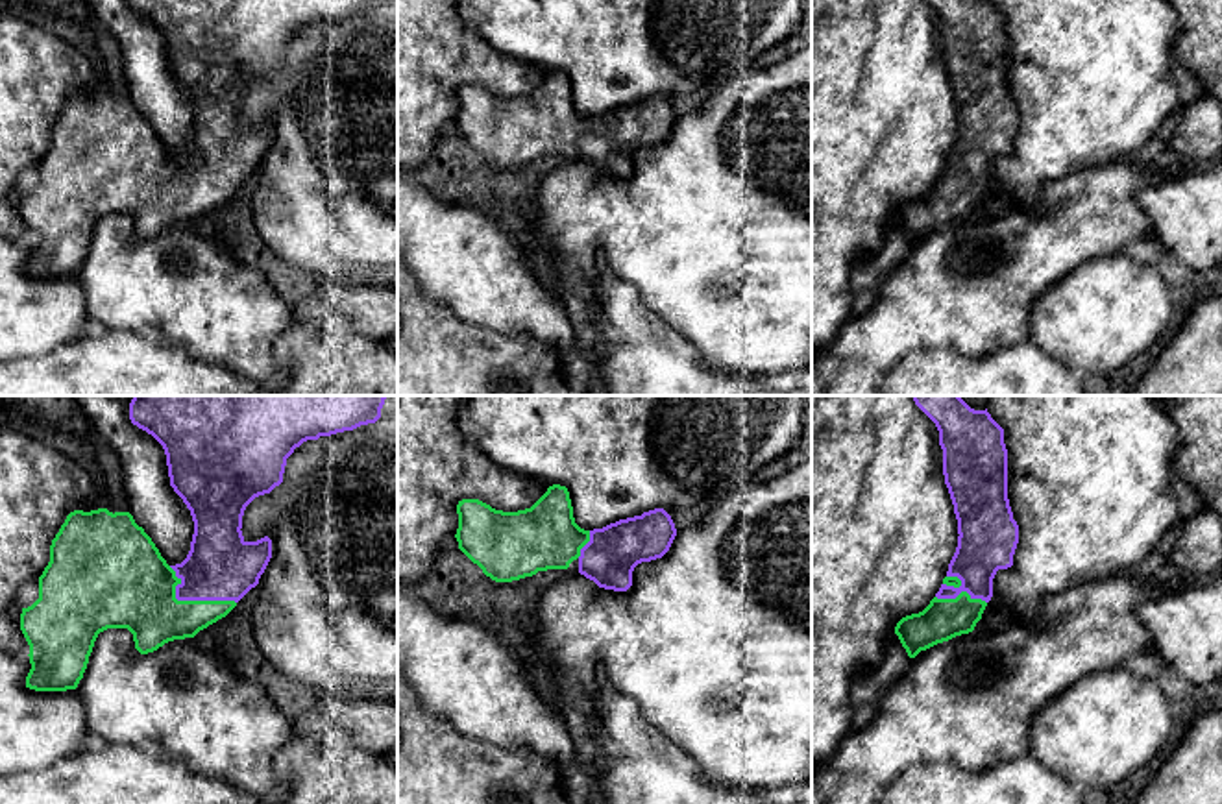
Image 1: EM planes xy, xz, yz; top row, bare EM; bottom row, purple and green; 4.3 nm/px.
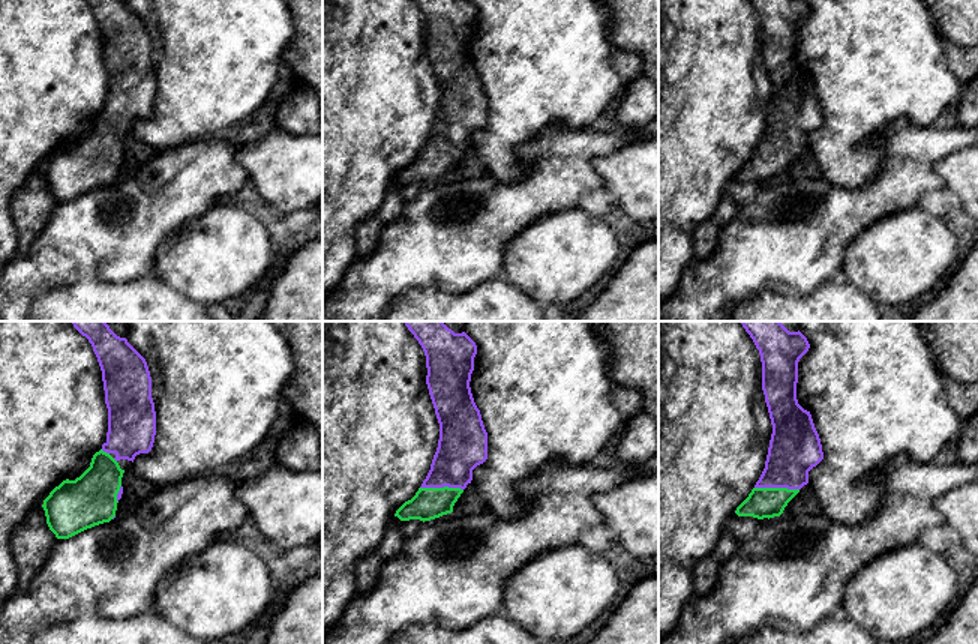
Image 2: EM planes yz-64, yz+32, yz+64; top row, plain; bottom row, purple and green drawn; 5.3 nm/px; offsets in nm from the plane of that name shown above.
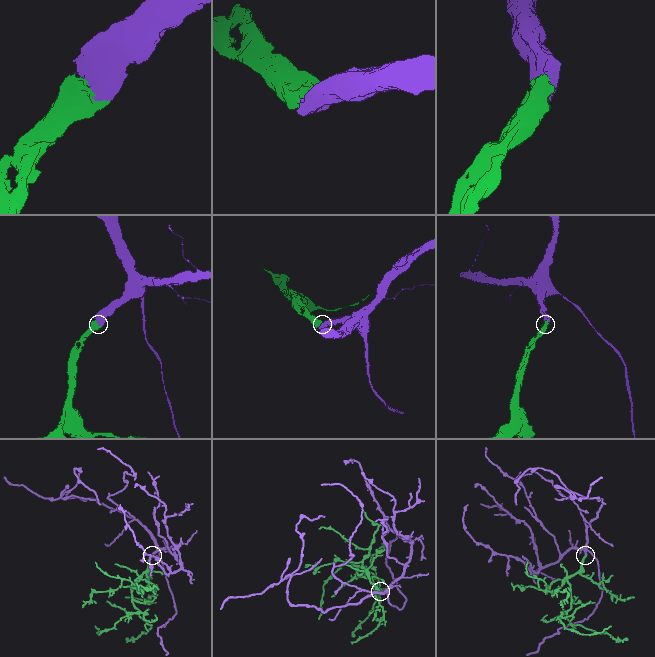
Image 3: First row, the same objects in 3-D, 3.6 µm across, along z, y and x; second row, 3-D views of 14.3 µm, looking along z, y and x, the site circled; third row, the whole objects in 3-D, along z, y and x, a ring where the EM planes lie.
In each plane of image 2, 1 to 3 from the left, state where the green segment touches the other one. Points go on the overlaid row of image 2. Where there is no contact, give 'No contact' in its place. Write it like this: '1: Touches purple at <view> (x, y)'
1: Touches purple at yz-64 (105, 451)
2: Touches purple at yz+32 (441, 487)
3: Touches purple at yz+64 (777, 487)

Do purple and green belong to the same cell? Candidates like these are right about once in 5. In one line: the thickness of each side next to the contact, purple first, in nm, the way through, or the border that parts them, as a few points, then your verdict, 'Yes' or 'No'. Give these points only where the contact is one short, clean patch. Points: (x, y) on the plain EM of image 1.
Thickness 300 nm (purple) against 360 nm. Yes

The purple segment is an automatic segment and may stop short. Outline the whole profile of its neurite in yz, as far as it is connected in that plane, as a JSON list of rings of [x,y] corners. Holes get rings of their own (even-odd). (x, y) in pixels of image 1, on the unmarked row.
[[[926,0],[939,17],[943,61],[958,105],[958,133],[947,163],[930,190],[902,203],[895,220],[910,244],[937,229],[969,220],[993,183],[993,164],[998,155],[1013,152],[1019,129],[1019,111],[1008,85],[1008,35],[1004,15],[991,0]]]

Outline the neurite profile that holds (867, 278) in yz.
[[[891,220],[882,246],[865,255],[850,272],[852,316],[863,316],[874,307],[886,279],[906,261],[910,248],[898,222]]]

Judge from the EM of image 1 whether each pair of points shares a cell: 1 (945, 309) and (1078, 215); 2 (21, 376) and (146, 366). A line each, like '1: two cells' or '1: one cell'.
1: one cell
2: one cell

